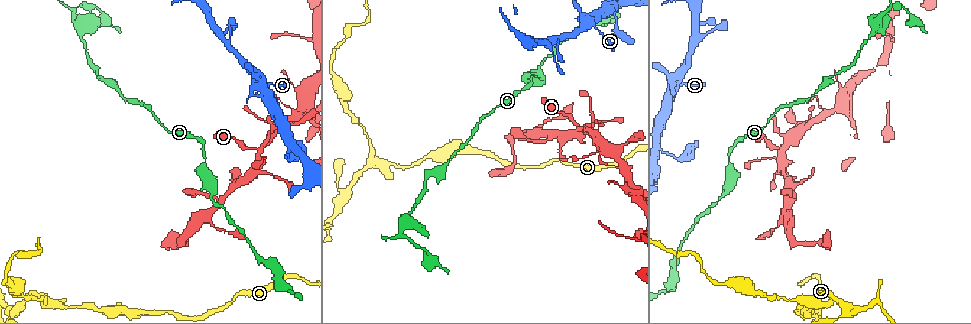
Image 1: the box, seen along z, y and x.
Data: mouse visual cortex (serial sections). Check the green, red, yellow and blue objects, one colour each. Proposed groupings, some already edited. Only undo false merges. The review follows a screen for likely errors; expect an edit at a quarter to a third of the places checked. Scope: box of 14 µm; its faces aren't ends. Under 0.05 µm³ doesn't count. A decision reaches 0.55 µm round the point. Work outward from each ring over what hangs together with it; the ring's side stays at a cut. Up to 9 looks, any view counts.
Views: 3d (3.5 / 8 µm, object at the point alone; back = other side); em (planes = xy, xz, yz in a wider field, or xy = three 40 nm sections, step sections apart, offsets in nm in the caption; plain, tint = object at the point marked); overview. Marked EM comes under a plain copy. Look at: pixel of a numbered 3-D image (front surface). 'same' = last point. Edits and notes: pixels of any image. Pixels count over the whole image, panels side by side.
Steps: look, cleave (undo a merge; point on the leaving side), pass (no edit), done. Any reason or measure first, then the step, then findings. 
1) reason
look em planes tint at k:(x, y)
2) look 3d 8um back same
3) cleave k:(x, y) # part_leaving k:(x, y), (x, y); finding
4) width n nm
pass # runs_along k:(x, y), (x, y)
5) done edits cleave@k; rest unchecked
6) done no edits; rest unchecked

sudden change in width
look 3d 3.5um at 1:(211, 188)

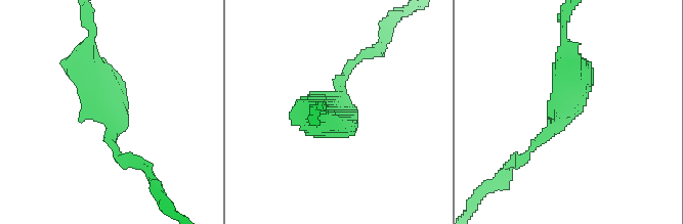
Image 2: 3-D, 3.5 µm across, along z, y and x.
arm_widths 150, 450 nm; shape alone is not enough
look em xy step 1 tint at 2:(563, 116)

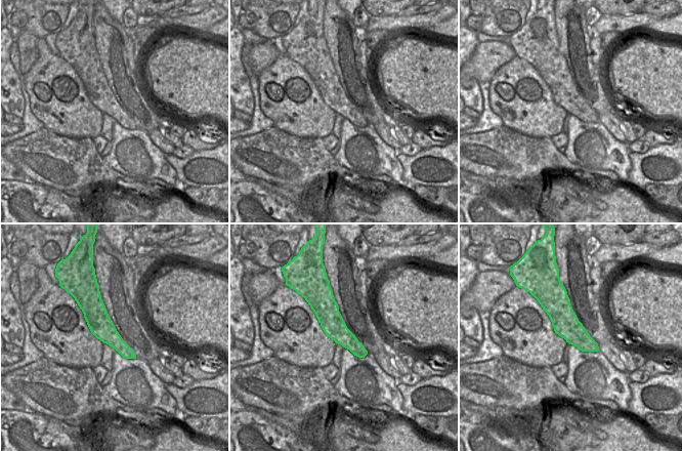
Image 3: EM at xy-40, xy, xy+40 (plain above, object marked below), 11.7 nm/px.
look em xy step 5 tint same

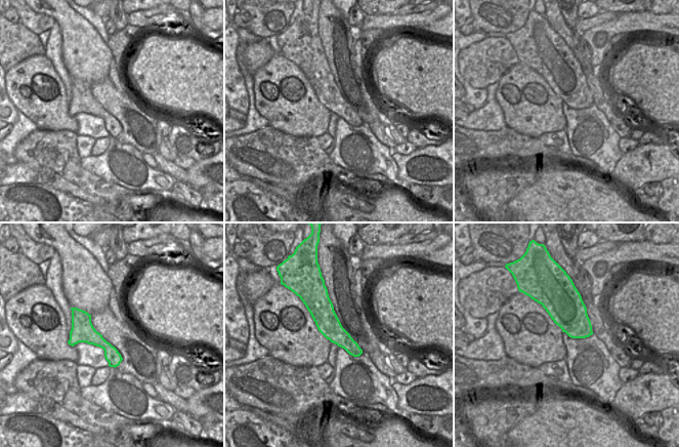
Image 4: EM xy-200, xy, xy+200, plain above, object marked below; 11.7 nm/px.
pass # runs_along 2:(569, 57), (574, 98), (519, 161); all the same cell

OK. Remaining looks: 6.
a narrow waist
look 3d 3.5um at 1:(259, 148)

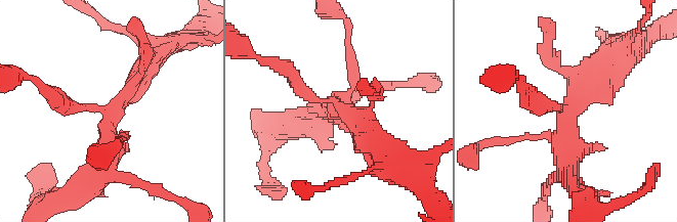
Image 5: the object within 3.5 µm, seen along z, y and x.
now the EM
look em xy step 1 tint at 5:(561, 116)

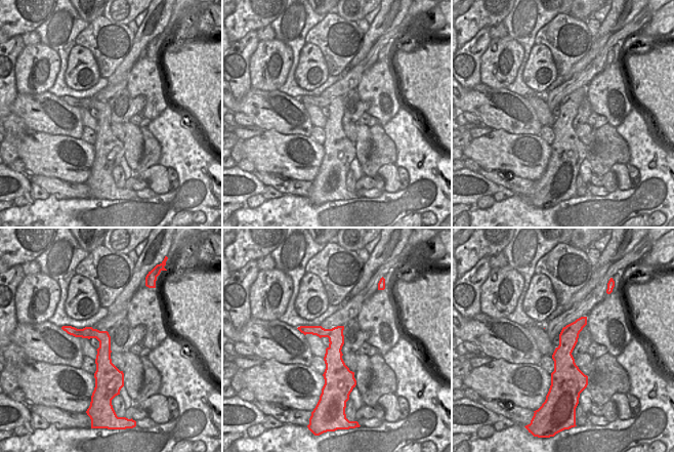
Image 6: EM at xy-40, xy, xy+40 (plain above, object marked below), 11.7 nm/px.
pass # runs_along 5:(529, 96), (567, 124), (570, 181); all the same cell

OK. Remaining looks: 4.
narrows sharply
look 3d 8um at 1:(553, 118)

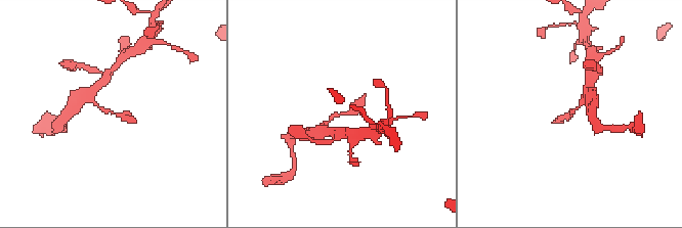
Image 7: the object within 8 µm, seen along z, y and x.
look 3d 3.5um at 7:(110, 110)

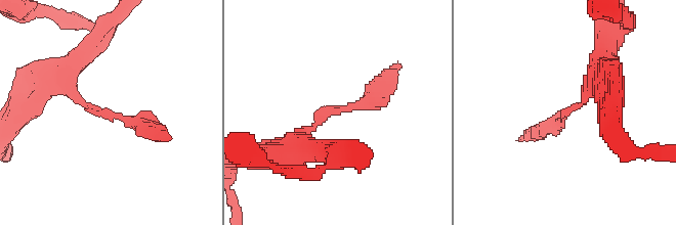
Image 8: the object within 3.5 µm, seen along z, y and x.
look em xy step 3 tint at 8:(562, 115)

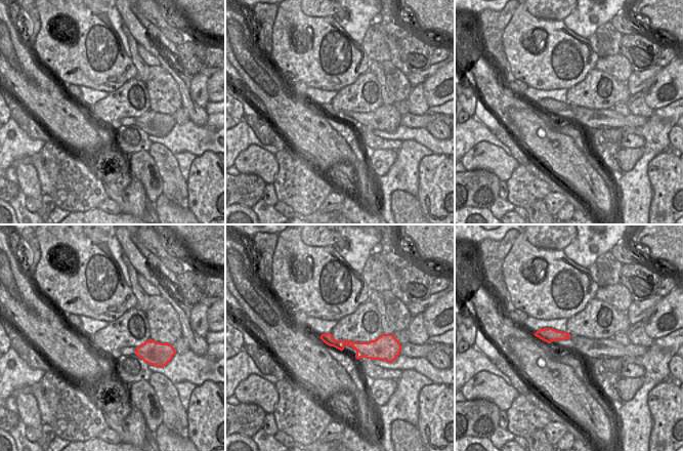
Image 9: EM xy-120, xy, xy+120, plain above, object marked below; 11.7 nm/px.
pass # runs_along 8:(296, 137), (331, 111), (366, 103), (394, 72); one cell here

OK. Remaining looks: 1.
done no edits; rest unchecked

